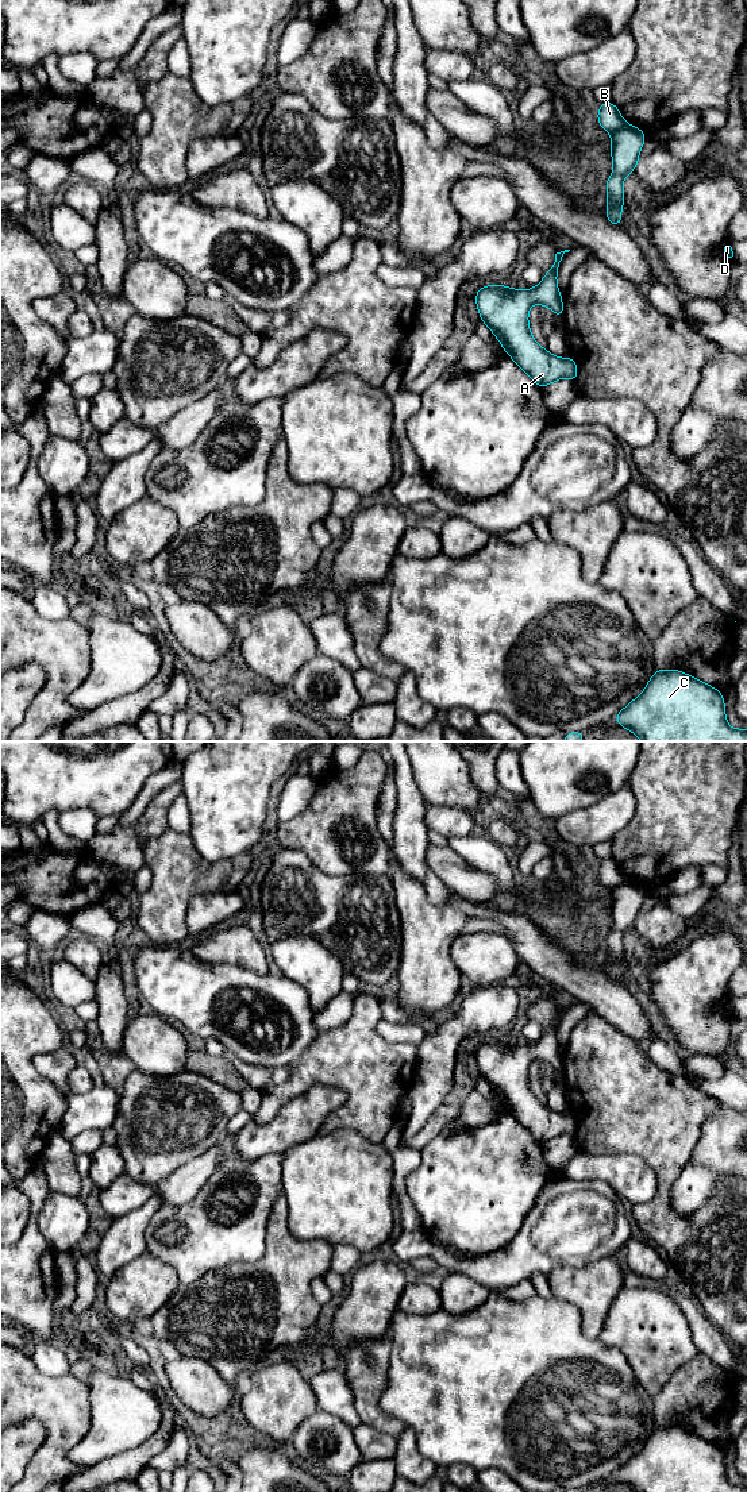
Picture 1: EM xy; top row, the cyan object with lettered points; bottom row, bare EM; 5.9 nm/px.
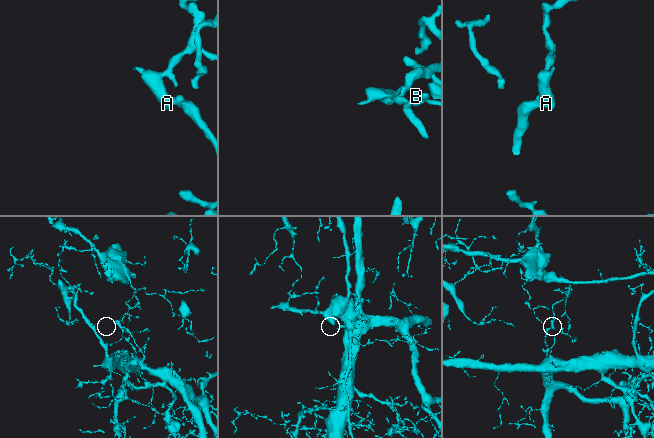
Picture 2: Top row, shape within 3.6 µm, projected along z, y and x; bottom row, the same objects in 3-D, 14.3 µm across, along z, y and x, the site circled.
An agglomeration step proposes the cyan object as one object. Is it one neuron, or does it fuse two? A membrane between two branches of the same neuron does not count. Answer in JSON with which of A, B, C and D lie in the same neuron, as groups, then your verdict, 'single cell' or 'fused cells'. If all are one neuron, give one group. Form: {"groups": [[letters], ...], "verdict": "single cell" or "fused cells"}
{"groups": [["A", "C", "D"], ["B"]], "verdict": "fused cells"}

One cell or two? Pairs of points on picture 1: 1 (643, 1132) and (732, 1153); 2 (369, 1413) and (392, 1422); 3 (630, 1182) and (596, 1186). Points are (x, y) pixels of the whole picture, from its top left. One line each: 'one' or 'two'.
1: two
2: one
3: two

